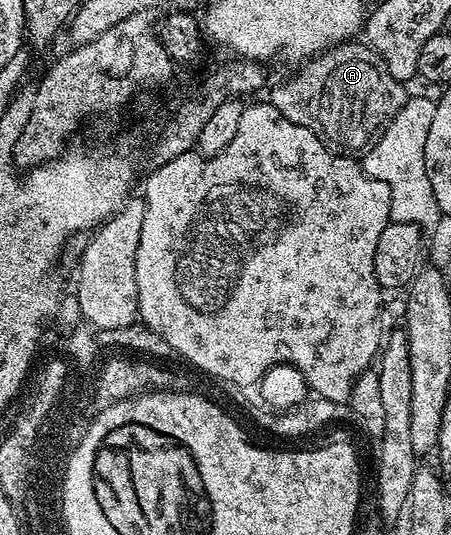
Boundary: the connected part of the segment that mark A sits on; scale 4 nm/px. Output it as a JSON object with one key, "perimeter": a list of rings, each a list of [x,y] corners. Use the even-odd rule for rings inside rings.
{"perimeter":[[[362,41],[335,43],[333,47],[326,48],[314,58],[305,60],[299,67],[302,68],[291,79],[284,80],[271,95],[268,95],[268,102],[280,109],[280,113],[284,113],[288,121],[311,131],[336,155],[361,156],[390,124],[392,117],[400,113],[408,98],[407,84],[392,77],[392,73],[388,73],[388,65],[384,65],[380,56]]]}

